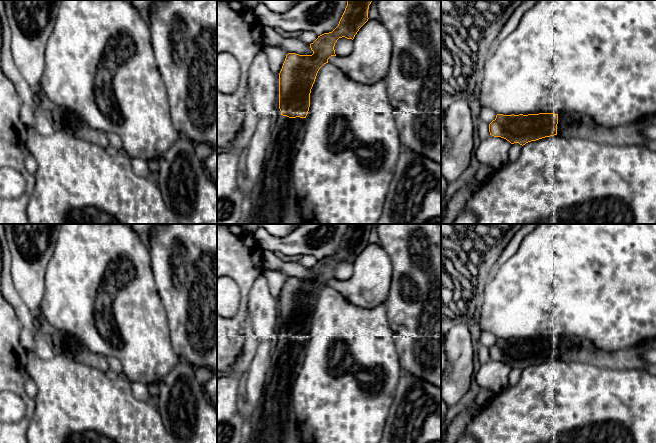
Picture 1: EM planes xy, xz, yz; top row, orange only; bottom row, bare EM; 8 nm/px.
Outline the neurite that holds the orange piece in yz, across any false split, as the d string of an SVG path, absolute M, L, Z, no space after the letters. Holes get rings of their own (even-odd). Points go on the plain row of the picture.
M575 336L497 338L489 348L489 356L494 361L501 361L511 368L519 367L522 370L554 359L584 362L600 368L641 370L648 365L642 353L655 345L654 342L648 341L624 350L607 352Z

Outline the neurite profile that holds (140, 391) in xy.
M132 382L131 388L132 394L137 400L144 402L153 402L147 385L140 382Z

